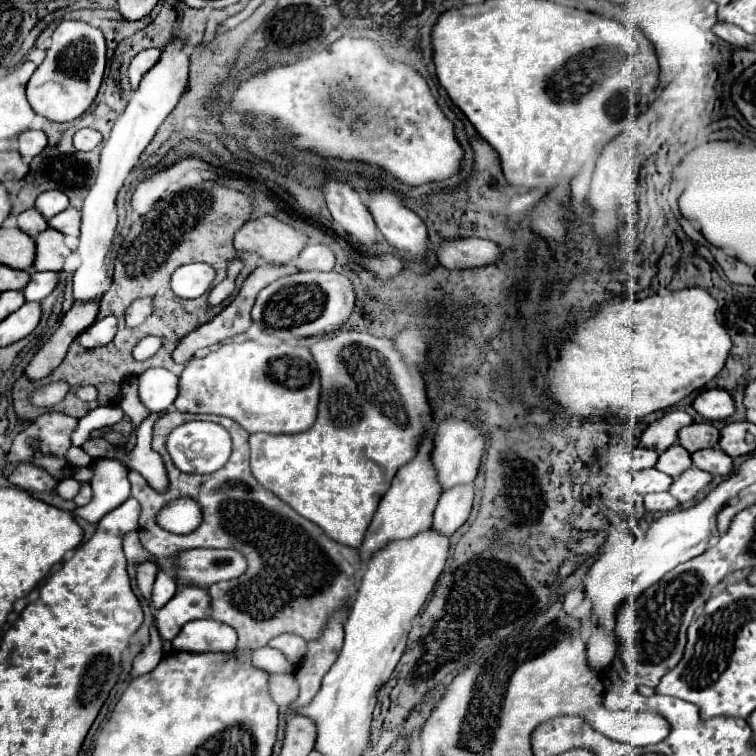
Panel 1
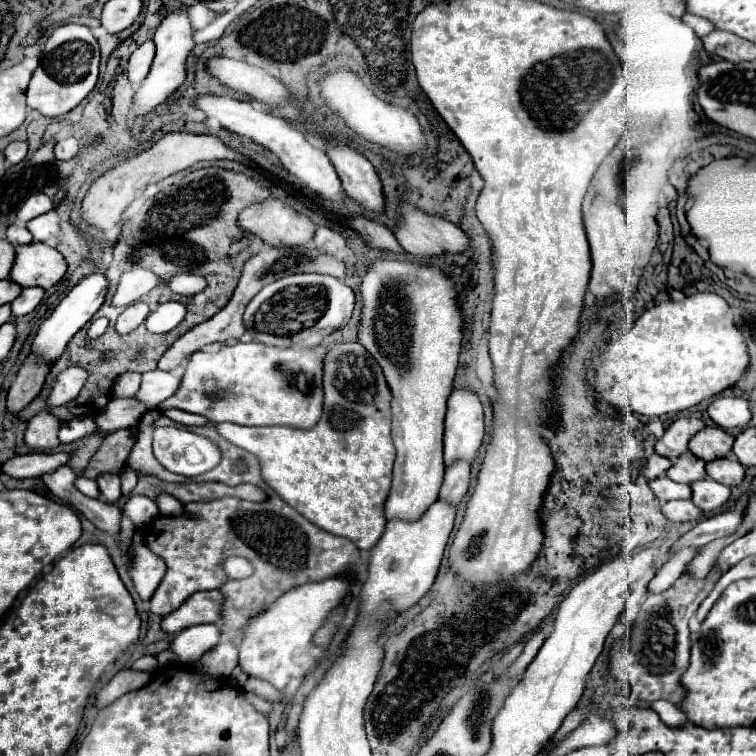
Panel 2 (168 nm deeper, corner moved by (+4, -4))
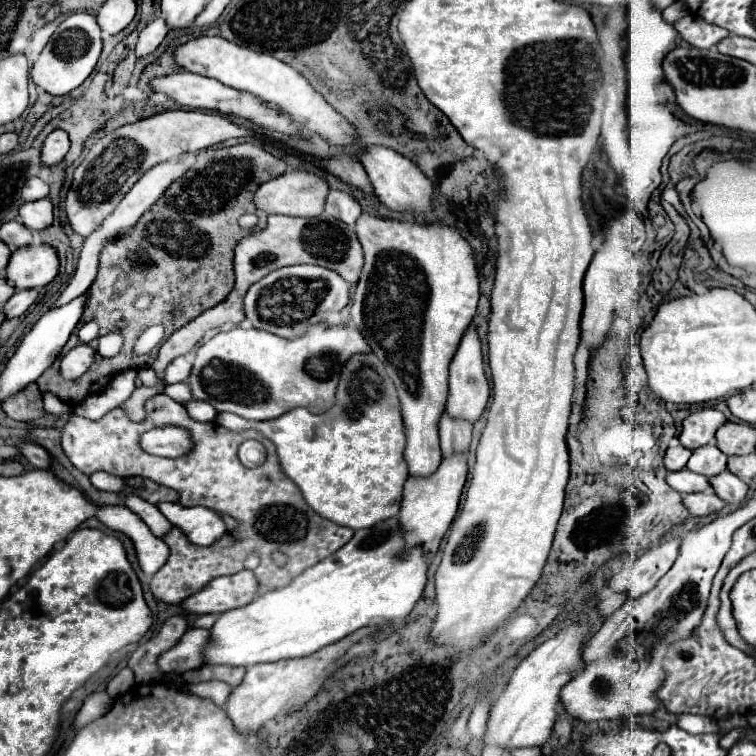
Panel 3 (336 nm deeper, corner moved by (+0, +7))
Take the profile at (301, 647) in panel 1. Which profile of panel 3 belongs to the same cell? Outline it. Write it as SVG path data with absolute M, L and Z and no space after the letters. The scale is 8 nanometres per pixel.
M395 518L385 520L367 530L357 530L355 536L341 550L301 572L291 584L277 590L269 590L243 608L219 614L215 626L211 628L211 646L205 650L207 664L233 664L249 668L261 662L303 658L347 638L359 628L381 622L403 622L421 598L421 592L427 582L427 560L423 556L423 550L411 548L401 560L397 558L397 552L403 552L403 548L405 544Z

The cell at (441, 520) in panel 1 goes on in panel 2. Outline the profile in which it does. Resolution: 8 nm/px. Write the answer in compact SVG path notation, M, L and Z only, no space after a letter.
M457 461L445 467L445 481L439 493L441 499L457 505L461 497L467 493L467 487L469 487L469 463Z

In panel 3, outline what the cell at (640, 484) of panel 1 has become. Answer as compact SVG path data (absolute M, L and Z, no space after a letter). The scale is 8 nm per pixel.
M689 470L669 472L665 480L667 480L667 484L669 484L673 490L677 490L677 492L681 492L681 494L687 494L687 492L711 492L707 478L701 476L701 474L689 472Z

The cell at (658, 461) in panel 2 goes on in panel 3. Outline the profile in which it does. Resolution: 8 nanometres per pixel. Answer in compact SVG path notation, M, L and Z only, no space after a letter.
M669 446L665 452L665 458L663 458L665 468L667 470L683 470L689 456L691 456L691 450L687 450L683 446Z

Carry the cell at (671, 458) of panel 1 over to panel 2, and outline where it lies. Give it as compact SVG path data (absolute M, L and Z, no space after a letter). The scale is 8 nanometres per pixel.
M685 453L681 455L673 467L667 471L667 477L677 481L677 483L695 483L699 479L705 479L707 477L707 471L705 471L705 461L703 459L697 459L693 453Z

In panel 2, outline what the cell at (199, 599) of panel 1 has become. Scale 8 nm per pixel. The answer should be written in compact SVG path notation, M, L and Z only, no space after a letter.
M199 591L193 593L179 609L171 615L163 617L161 627L167 633L179 633L191 625L199 623L215 623L221 619L225 597L221 591Z

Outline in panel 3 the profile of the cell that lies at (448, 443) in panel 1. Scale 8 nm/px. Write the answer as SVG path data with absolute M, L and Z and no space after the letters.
M471 326L465 336L461 338L461 344L457 348L457 354L453 356L451 368L449 368L449 398L447 398L447 414L453 420L467 420L477 422L487 406L489 400L489 382L485 378L483 370L483 354L481 354L481 340L477 336L477 330Z

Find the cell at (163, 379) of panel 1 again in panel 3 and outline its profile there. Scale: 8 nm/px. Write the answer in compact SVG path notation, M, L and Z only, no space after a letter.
M181 356L181 358L175 358L171 362L171 372L169 372L169 366L165 368L163 380L165 380L165 384L167 384L167 378L171 378L171 384L185 382L187 376L189 376L189 372L191 372L191 364L185 360L185 356Z

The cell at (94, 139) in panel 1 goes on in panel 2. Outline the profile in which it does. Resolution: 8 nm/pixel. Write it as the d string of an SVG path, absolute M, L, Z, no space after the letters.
M73 137L63 139L63 141L55 143L55 147L53 147L55 159L59 159L59 161L69 161L69 159L73 159L77 151L79 151L79 141L73 139Z

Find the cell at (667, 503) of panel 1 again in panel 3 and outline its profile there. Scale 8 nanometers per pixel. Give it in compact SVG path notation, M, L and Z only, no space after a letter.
M693 492L693 494L683 494L681 496L683 506L693 514L693 516L707 516L721 512L725 502L721 502L719 496L713 492Z

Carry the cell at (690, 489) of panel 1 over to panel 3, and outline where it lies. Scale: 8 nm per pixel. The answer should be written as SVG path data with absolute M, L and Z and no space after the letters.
M721 472L717 476L711 476L709 484L725 504L741 504L749 490L749 484L745 484L731 472Z

